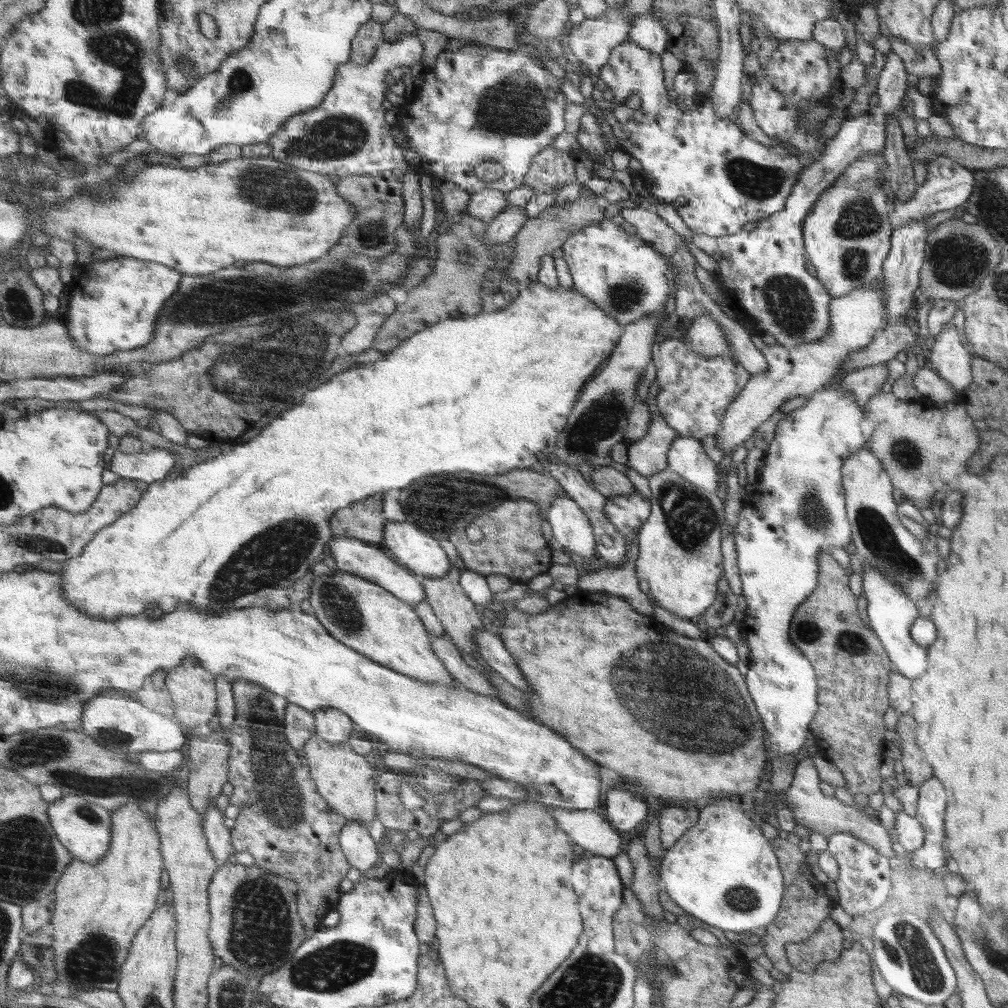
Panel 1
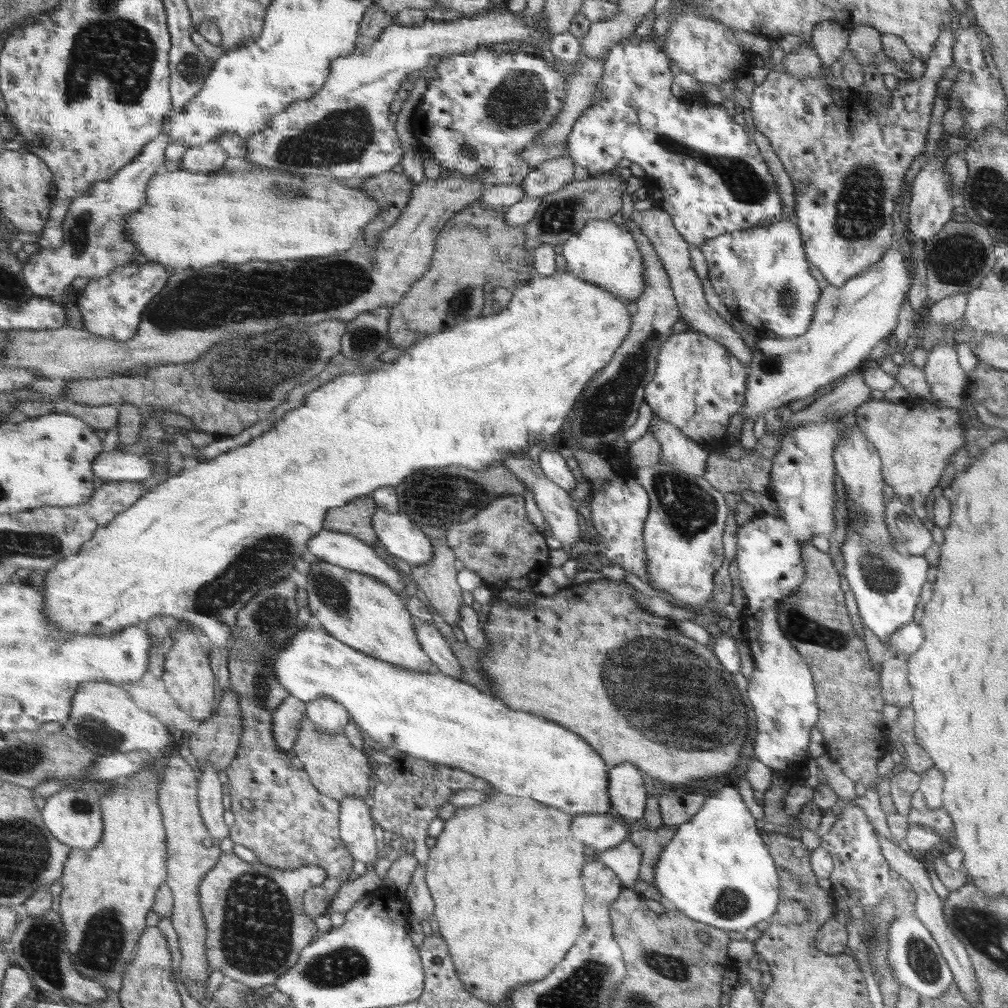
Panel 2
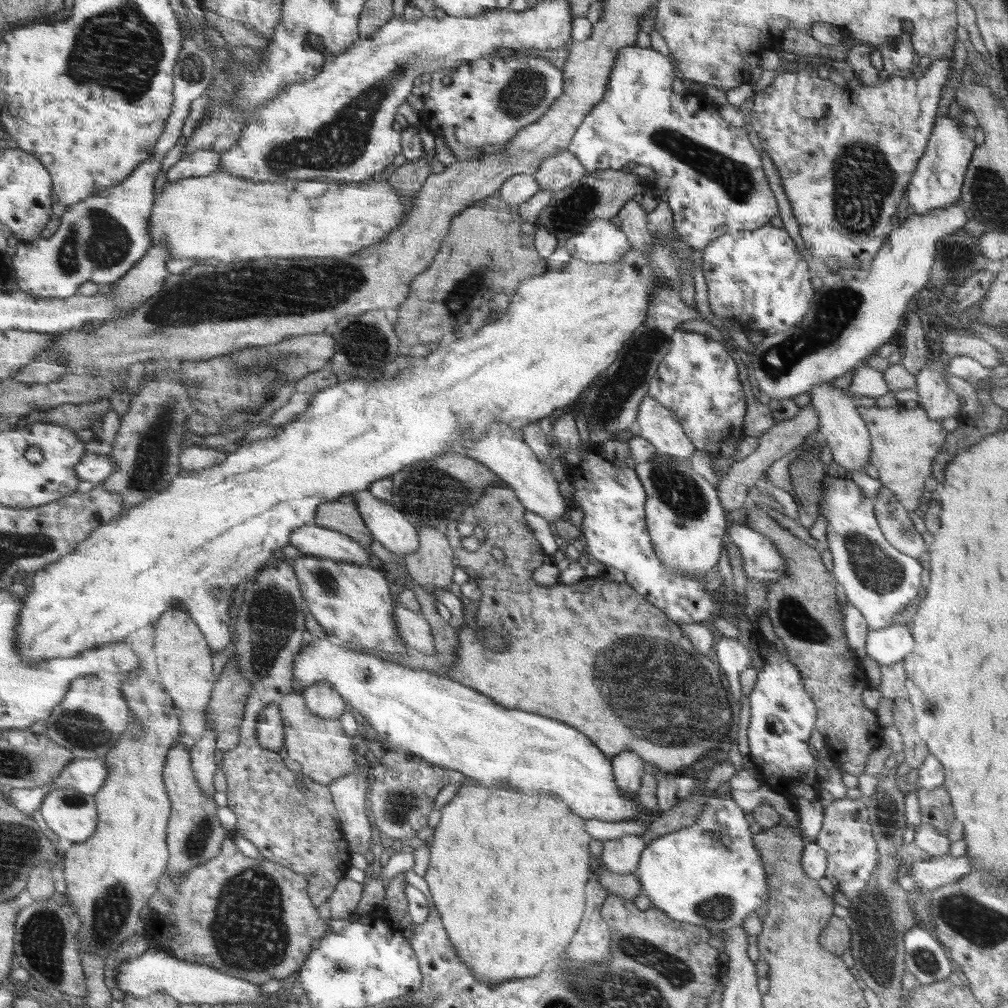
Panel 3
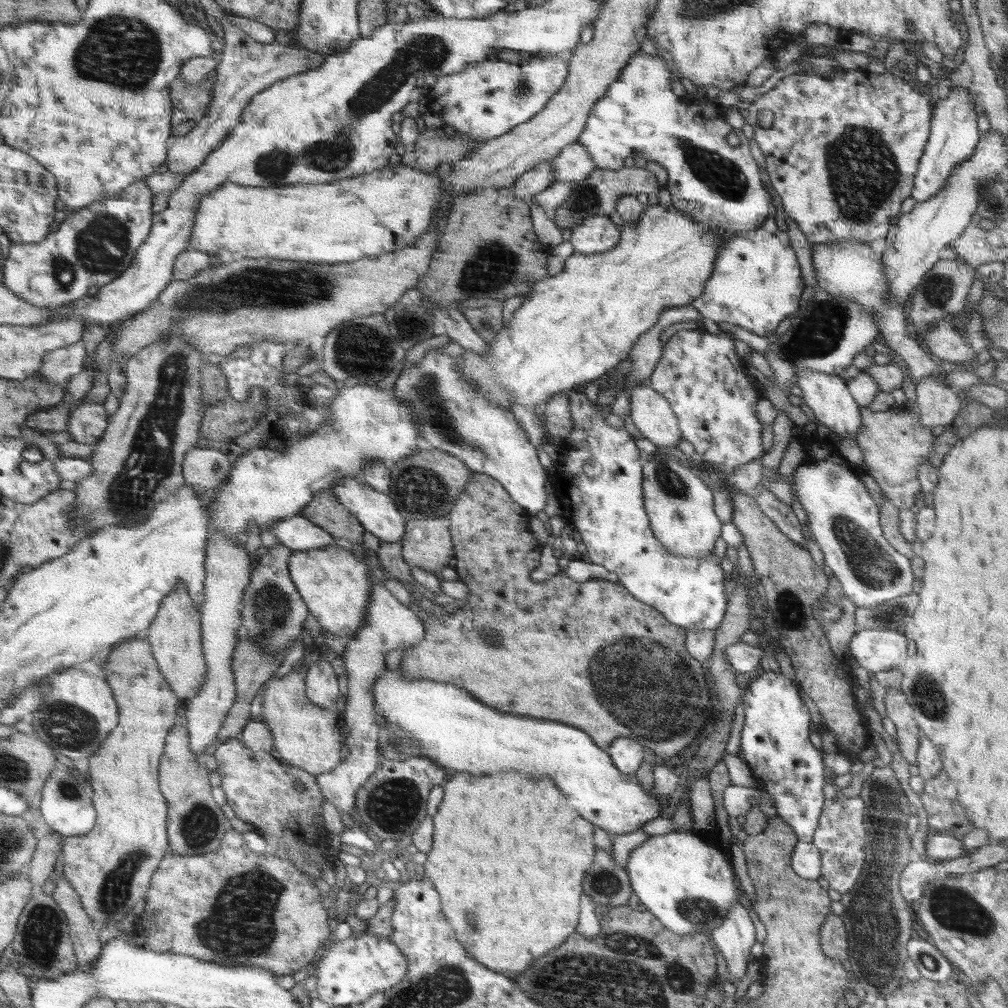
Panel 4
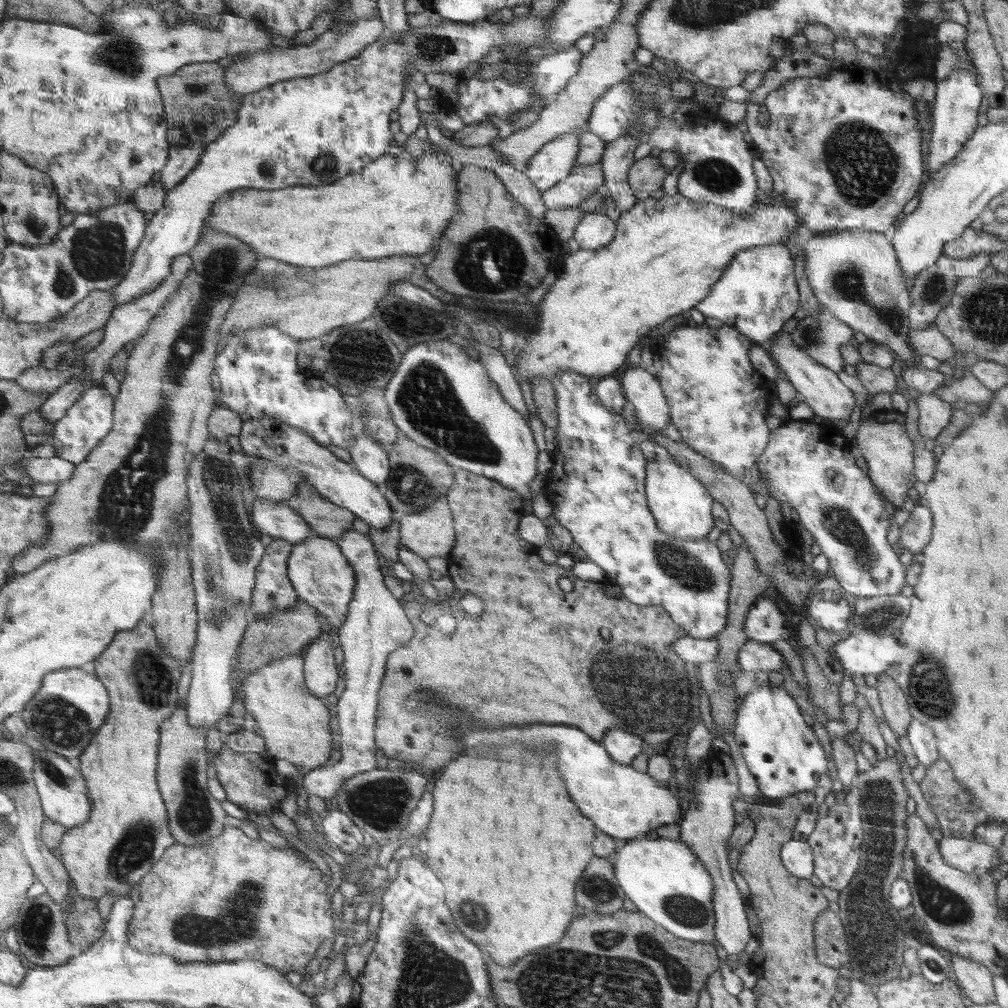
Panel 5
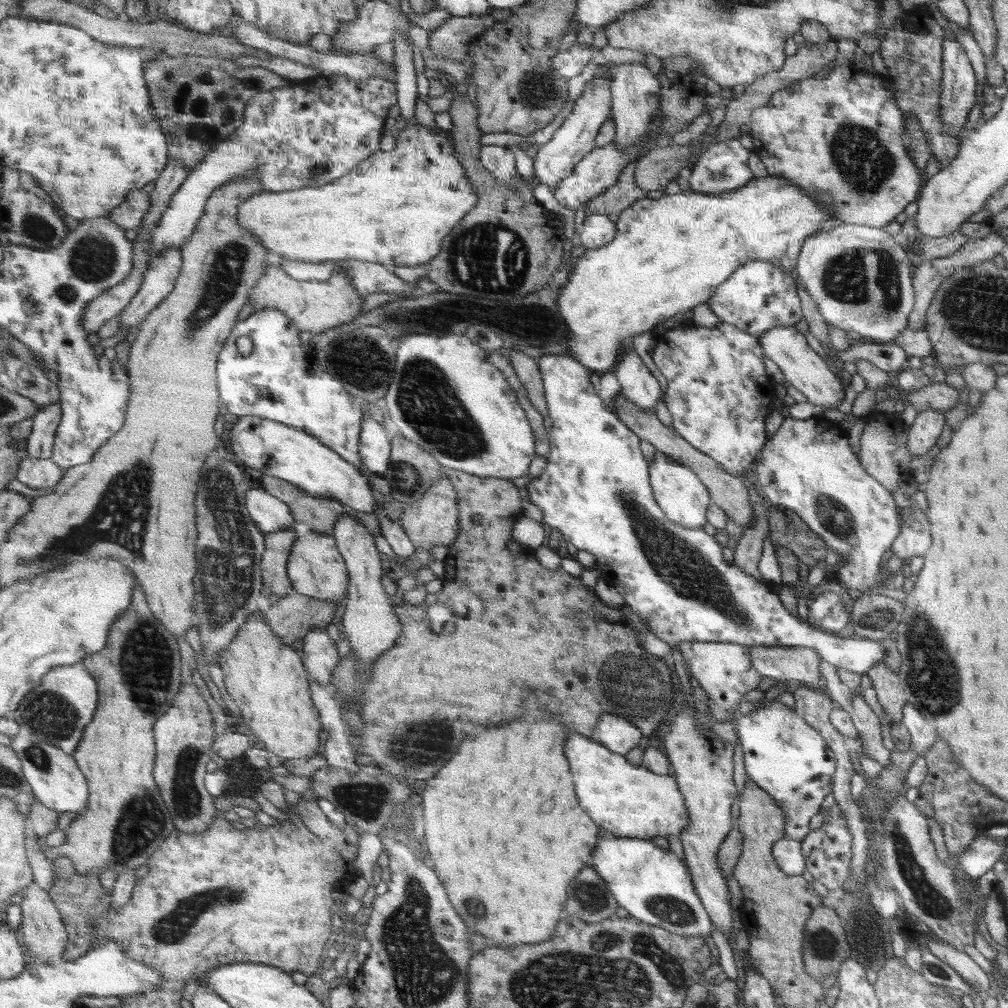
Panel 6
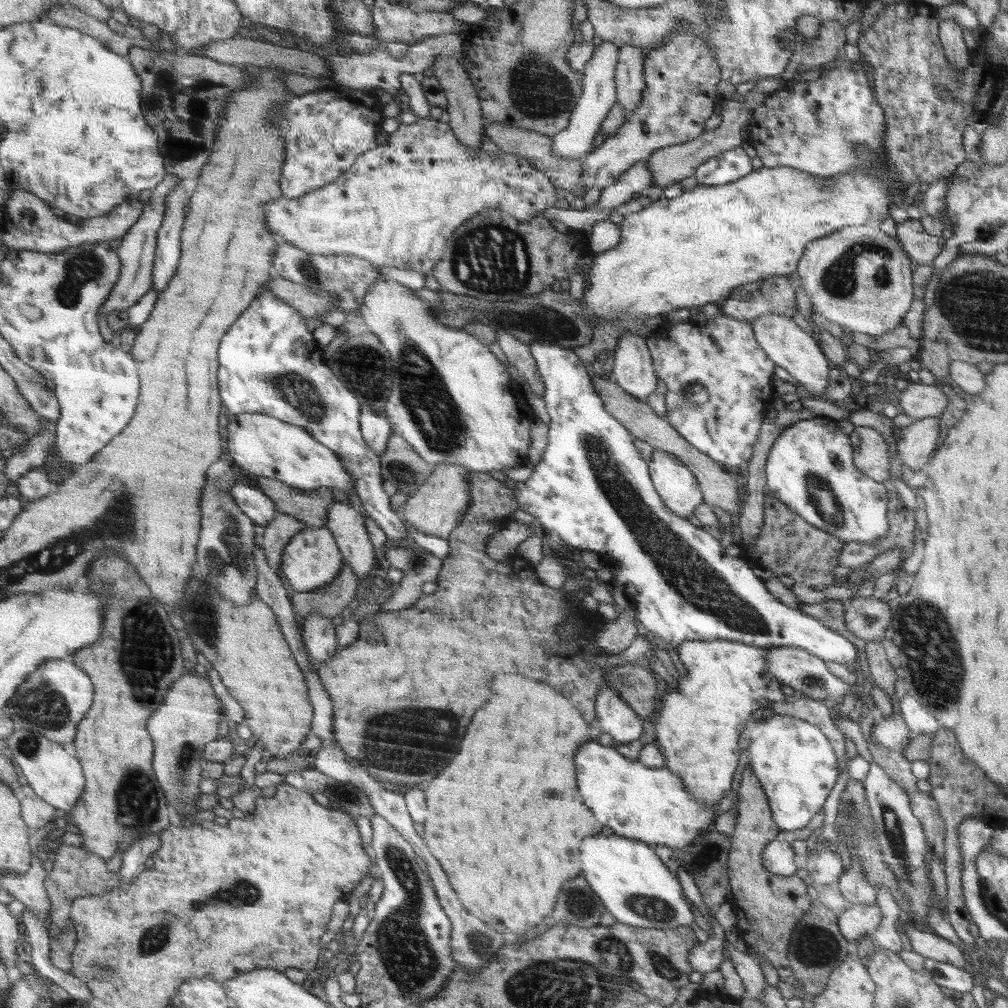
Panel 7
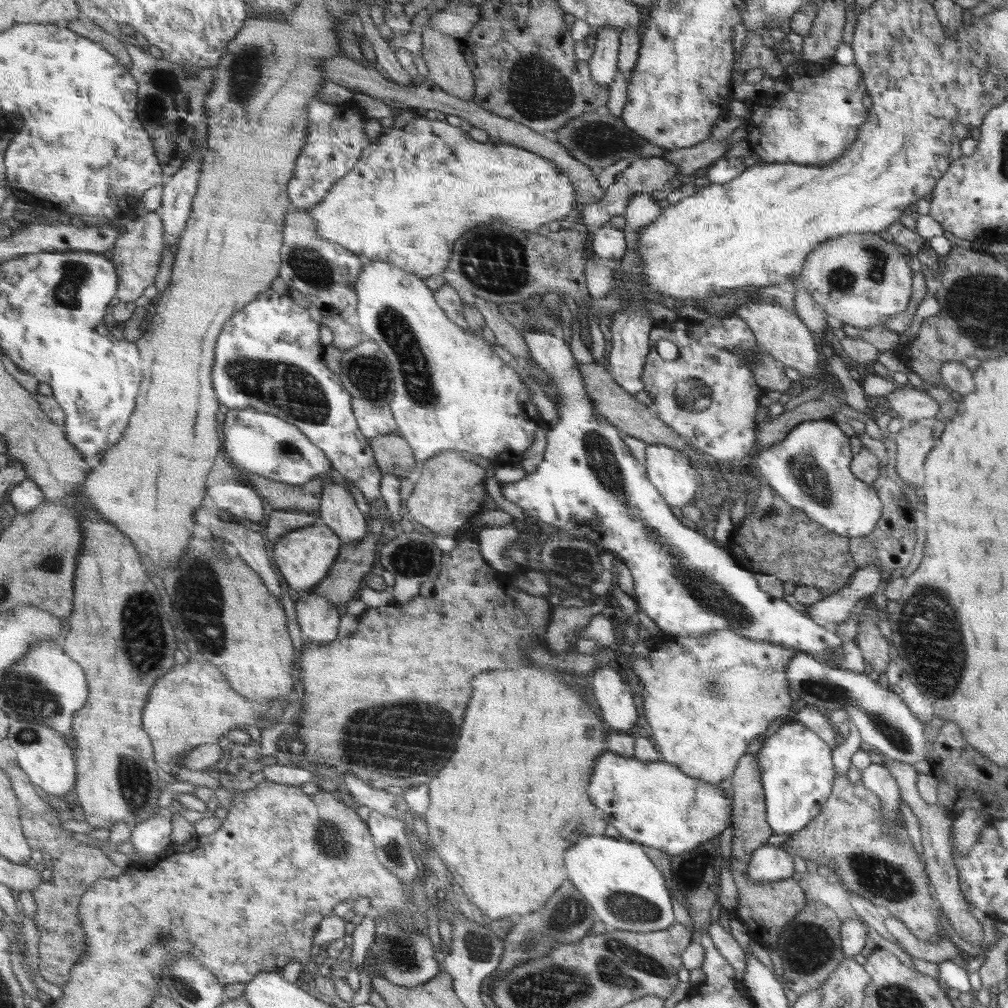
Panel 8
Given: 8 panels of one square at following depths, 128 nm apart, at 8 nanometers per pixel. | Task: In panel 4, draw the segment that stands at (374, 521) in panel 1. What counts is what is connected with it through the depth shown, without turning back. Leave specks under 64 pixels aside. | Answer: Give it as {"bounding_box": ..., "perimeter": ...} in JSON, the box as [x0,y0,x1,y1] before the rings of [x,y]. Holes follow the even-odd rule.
{"bounding_box":[301,489,365,550],"perimeter":[[[332,489],[326,492],[318,492],[317,495],[314,495],[310,504],[303,508],[304,510],[302,510],[301,516],[330,533],[337,542],[340,542],[344,549],[349,550],[352,545],[363,543],[362,536],[365,533],[365,528],[361,525],[361,522],[354,517],[354,514],[350,513],[349,510],[345,508],[345,505],[337,499],[338,498],[334,497]]]}

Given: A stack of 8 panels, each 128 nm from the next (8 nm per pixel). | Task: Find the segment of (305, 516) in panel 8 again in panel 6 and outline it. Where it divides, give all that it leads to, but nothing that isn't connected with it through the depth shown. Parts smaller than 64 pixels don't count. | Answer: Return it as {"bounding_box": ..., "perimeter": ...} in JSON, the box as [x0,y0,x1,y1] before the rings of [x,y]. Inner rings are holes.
{"bounding_box":[262,528,296,599],"perimeter":[[[292,528],[266,533],[266,550],[262,555],[264,586],[279,599],[292,593],[288,580],[288,564],[294,538],[296,532]]]}

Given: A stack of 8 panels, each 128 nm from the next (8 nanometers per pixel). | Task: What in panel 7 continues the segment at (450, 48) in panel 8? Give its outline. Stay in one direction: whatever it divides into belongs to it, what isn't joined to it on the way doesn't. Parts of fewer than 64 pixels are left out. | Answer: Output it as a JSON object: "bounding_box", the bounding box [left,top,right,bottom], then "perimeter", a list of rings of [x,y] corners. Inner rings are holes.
{"bounding_box":[431,56,486,149],"perimeter":[[[436,56],[431,68],[433,69],[433,76],[438,79],[446,95],[448,101],[447,112],[450,114],[450,122],[448,124],[455,132],[455,136],[463,145],[468,145],[473,149],[482,148],[482,136],[486,134],[486,124],[481,114],[481,106],[476,89],[467,70],[464,68],[462,60],[452,56]]]}

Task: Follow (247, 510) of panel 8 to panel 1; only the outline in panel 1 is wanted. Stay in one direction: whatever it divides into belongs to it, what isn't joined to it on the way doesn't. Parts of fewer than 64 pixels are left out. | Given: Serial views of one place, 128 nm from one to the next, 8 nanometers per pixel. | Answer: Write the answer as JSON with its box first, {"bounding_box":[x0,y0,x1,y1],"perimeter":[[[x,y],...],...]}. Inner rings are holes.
{"bounding_box":[329,536,426,605],"perimeter":[[[335,536],[329,540],[329,554],[336,562],[336,568],[359,577],[364,577],[369,581],[374,581],[381,588],[388,590],[393,596],[408,604],[415,605],[426,600],[426,593],[422,587],[421,577],[411,572],[398,562],[392,561],[380,549],[379,545],[364,542],[352,537]]]}

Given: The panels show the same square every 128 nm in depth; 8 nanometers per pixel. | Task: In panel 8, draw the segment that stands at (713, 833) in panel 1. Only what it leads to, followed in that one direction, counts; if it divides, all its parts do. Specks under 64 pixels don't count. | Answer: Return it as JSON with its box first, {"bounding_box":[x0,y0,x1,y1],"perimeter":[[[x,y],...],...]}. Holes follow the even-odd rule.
{"bounding_box":[566,834,674,932],"perimeter":[[[602,834],[580,840],[570,848],[570,854],[566,854],[568,881],[589,901],[607,931],[655,932],[668,929],[674,922],[668,890],[660,871],[644,854],[644,847],[621,837]]]}

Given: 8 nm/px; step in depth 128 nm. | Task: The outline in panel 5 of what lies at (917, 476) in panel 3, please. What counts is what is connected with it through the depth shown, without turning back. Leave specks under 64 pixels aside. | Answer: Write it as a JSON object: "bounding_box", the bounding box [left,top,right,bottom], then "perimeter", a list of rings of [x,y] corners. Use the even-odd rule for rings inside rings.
{"bounding_box":[855,414,916,507],"perimeter":[[[898,414],[898,420],[888,422],[888,424],[878,424],[869,417],[861,419],[855,438],[860,454],[868,465],[870,480],[873,480],[874,484],[882,490],[882,495],[886,496],[886,500],[895,507],[902,507],[906,490],[911,489],[916,482],[912,474],[914,472],[914,466],[912,466],[914,444],[904,430],[904,414]]]}

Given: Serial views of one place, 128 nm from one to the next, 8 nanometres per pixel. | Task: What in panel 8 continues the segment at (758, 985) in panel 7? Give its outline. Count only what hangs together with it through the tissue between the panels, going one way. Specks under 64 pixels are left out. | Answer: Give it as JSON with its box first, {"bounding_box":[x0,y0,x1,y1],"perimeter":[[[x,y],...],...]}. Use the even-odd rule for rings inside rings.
{"bounding_box":[708,920,746,981],"perimeter":[[[719,920],[710,924],[708,937],[712,939],[714,947],[721,956],[734,968],[734,974],[737,976],[738,980],[741,981],[744,972],[746,972],[745,950],[738,945],[738,942],[734,940],[732,934],[722,928]]]}

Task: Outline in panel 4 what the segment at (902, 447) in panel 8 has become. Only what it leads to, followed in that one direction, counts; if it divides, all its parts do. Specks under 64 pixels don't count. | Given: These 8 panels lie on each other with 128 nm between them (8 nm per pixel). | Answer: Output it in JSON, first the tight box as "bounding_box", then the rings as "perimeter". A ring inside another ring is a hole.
{"bounding_box":[916,375,962,426],"perimeter":[[[932,375],[921,378],[916,386],[917,407],[921,424],[946,426],[960,414],[962,406],[955,389],[948,387]]]}

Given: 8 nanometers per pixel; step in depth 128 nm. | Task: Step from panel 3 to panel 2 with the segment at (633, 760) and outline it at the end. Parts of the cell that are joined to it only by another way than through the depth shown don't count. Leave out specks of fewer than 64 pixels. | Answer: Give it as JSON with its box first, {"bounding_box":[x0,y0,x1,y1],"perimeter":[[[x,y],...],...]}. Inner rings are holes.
{"bounding_box":[608,763,647,826],"perimeter":[[[620,763],[608,768],[608,773],[612,813],[627,825],[638,826],[647,799],[643,772],[635,764]]]}

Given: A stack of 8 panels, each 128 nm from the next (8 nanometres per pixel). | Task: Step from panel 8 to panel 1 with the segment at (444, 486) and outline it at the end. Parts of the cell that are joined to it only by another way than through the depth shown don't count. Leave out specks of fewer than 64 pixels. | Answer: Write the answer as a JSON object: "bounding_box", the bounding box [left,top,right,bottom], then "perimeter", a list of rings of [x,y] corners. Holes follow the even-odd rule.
{"bounding_box":[420,567,484,656],"perimeter":[[[450,567],[447,575],[422,577],[420,581],[424,587],[424,593],[426,593],[425,602],[433,608],[434,614],[441,620],[445,636],[448,636],[457,645],[457,648],[471,653],[473,656],[473,650],[477,651],[475,632],[478,629],[484,629],[484,626],[481,621],[481,613],[476,611],[474,603],[460,587],[461,571],[457,567]]]}

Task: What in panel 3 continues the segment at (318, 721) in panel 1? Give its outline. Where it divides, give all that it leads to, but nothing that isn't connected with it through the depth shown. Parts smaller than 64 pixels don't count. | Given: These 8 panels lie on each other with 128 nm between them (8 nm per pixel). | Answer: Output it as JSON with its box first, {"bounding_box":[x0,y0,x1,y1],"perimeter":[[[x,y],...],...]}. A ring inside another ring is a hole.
{"bounding_box":[302,680,346,720],"perimeter":[[[326,680],[302,690],[310,712],[326,720],[340,719],[346,712],[346,702],[341,694]]]}

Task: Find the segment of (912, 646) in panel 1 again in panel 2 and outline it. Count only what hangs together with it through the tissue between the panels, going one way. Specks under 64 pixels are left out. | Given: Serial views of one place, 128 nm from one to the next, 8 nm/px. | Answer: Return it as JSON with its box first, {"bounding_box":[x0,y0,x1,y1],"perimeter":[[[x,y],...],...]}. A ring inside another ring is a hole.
{"bounding_box":[840,525,930,644],"perimeter":[[[848,525],[845,540],[840,548],[844,558],[842,574],[848,580],[866,628],[886,644],[890,635],[912,620],[920,598],[918,594],[926,582],[926,570],[930,566],[923,556],[910,555],[902,549],[865,539]]]}

